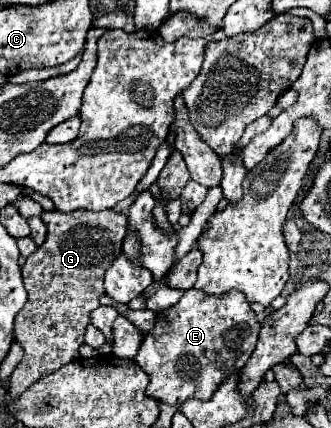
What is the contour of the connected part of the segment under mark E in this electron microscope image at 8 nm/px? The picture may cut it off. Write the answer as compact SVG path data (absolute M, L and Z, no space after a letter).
M195 288L187 290L177 304L157 314L153 330L139 348L135 362L149 376L145 394L175 408L189 398L209 400L225 376L245 366L255 350L259 328L261 322L241 292L207 296Z

